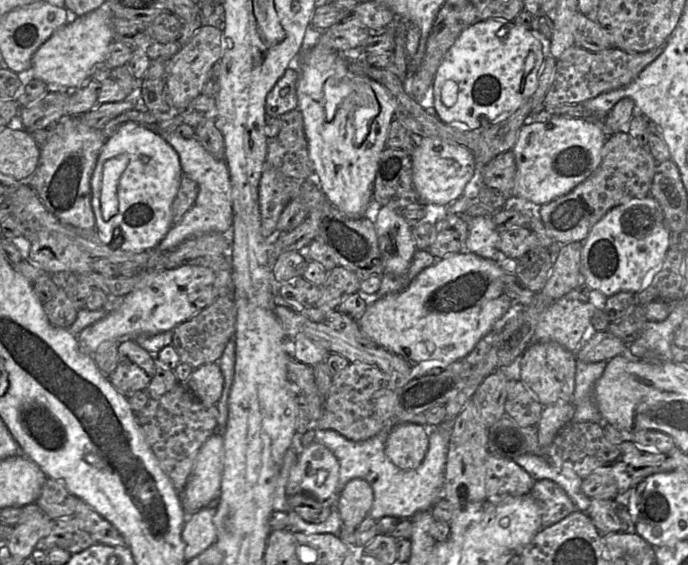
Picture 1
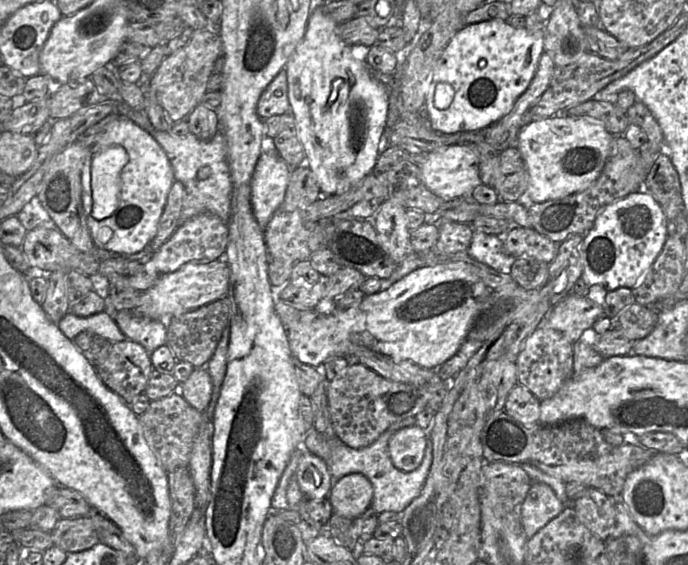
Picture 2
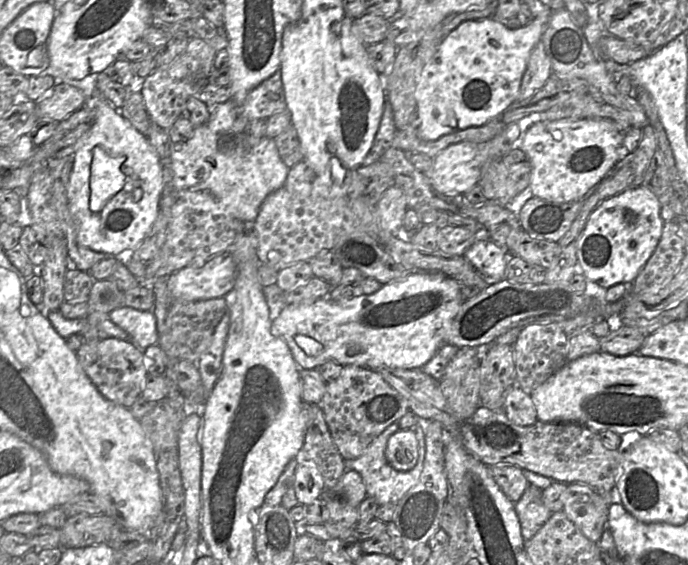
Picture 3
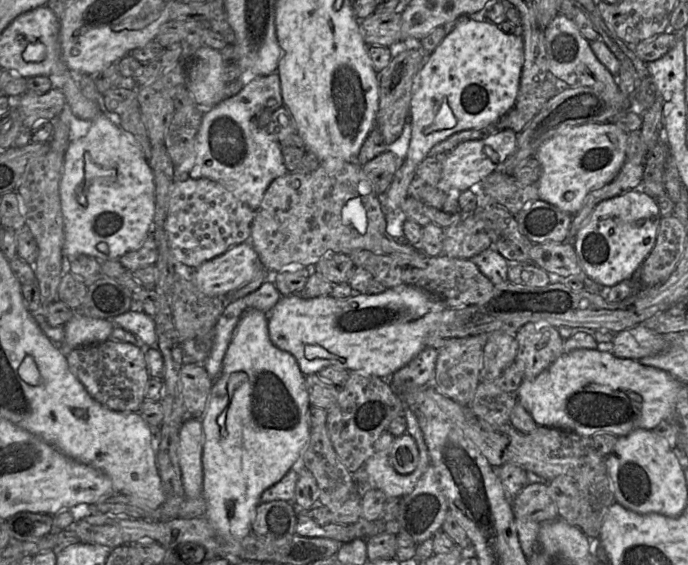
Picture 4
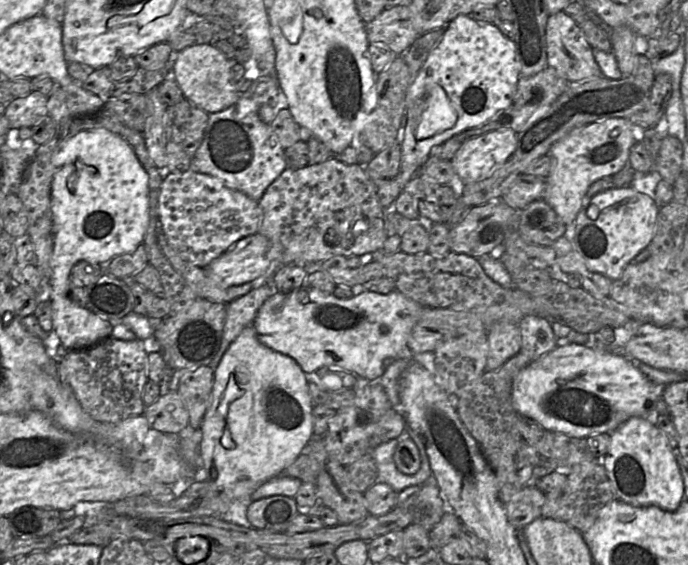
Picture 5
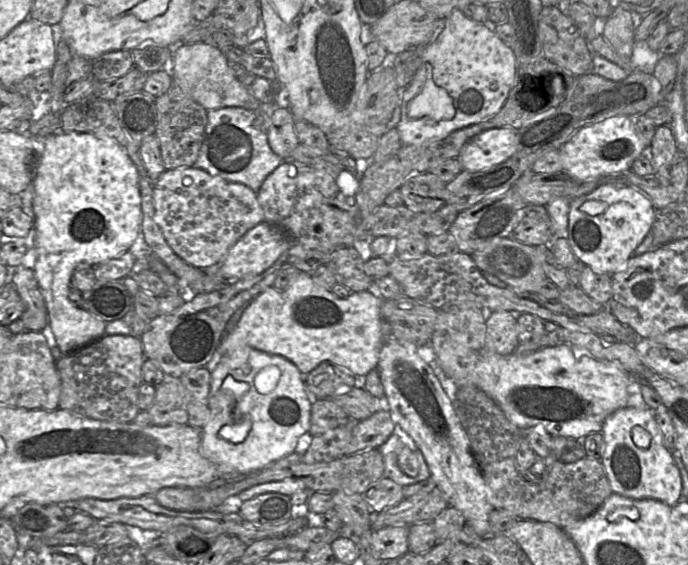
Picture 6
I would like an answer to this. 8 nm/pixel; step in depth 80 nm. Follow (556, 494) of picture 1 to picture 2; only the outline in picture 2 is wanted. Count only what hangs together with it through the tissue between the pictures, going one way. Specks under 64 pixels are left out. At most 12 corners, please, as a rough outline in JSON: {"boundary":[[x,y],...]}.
{"boundary":[[533,482],[519,508],[530,539],[564,508],[549,485]]}

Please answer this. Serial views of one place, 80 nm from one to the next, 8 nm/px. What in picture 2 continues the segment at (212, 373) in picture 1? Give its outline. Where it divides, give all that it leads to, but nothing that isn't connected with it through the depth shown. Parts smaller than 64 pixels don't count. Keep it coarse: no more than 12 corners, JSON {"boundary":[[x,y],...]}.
{"boundary":[[206,367],[195,368],[177,389],[199,412],[212,396]]}

